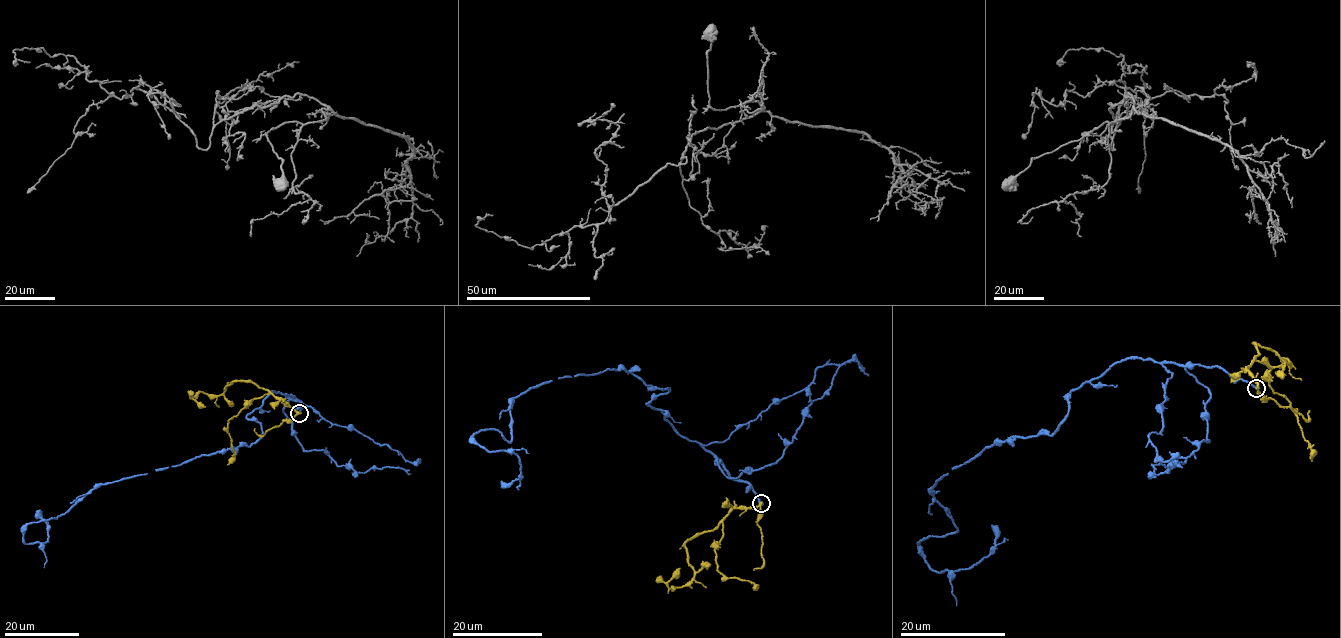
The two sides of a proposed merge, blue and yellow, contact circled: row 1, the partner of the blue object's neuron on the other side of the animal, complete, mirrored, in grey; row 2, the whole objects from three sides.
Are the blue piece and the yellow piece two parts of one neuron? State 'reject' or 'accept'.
reject

